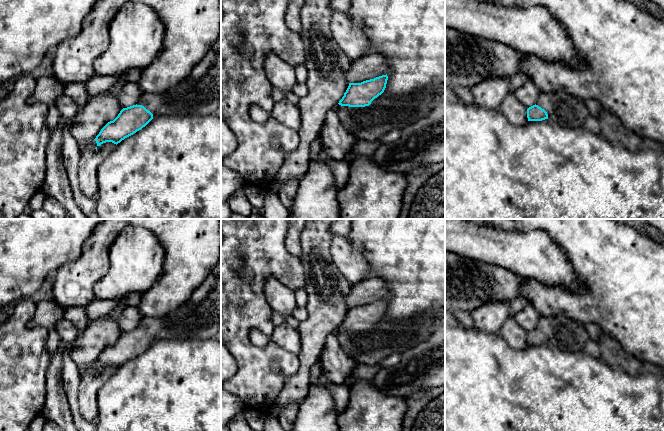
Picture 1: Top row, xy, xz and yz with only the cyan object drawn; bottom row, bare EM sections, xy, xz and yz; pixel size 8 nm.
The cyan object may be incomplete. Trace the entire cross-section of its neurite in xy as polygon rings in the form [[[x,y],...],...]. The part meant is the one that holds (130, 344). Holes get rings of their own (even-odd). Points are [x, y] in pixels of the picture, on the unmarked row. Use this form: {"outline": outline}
{"outline": [[[221,254],[209,276],[192,293],[190,299],[162,317],[143,317],[136,329],[123,332],[94,363],[97,370],[106,366],[120,367],[145,351],[153,342],[166,339],[205,340],[215,338],[221,328]]]}

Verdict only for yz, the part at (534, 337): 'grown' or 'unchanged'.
grown

